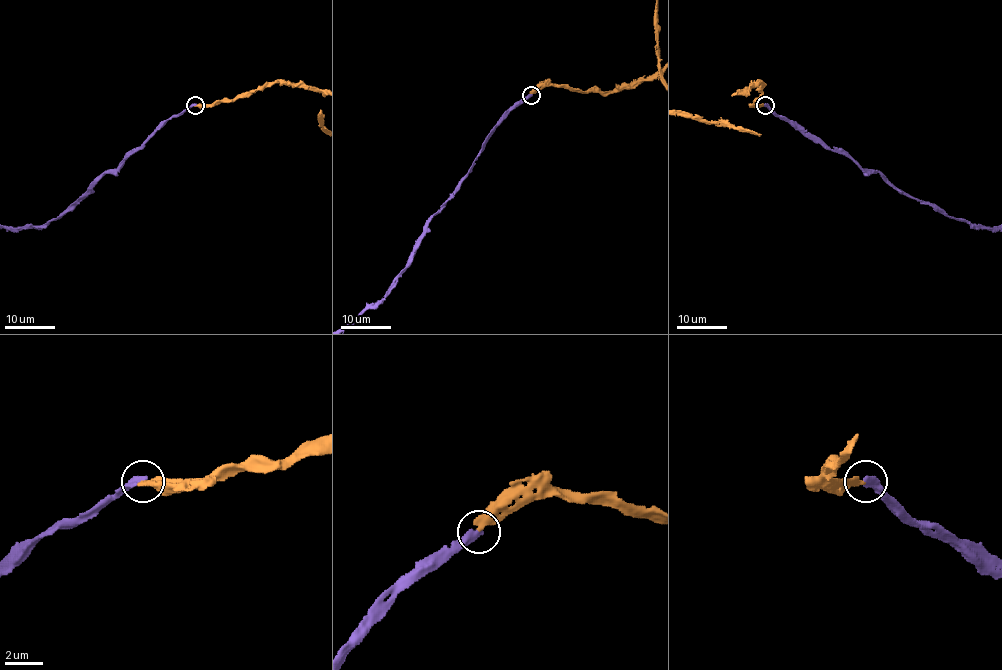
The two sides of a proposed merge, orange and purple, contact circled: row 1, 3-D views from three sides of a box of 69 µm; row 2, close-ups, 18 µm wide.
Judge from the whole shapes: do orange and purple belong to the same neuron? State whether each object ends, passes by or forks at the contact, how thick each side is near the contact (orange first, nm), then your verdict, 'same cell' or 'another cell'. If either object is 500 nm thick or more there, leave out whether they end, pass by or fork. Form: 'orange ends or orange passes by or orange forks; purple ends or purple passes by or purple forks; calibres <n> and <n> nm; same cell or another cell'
orange ends; purple ends; calibres 360 and 360 nm; same cell

